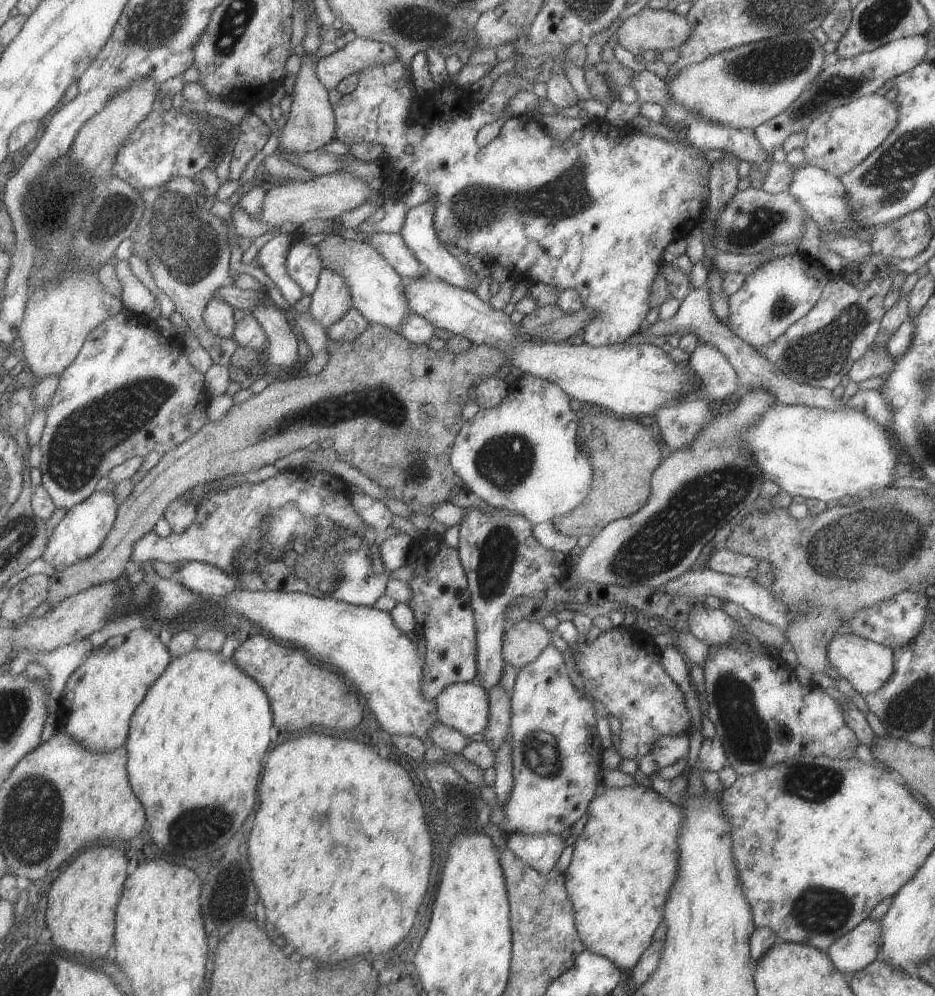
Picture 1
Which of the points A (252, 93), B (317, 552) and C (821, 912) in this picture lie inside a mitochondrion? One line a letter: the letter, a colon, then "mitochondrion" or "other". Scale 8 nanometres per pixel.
A: other
B: mitochondrion
C: mitochondrion

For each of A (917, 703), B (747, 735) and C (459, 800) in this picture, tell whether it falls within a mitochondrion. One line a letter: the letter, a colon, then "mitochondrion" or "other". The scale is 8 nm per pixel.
A: mitochondrion
B: mitochondrion
C: mitochondrion

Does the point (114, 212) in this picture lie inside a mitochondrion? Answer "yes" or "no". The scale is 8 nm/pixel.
yes

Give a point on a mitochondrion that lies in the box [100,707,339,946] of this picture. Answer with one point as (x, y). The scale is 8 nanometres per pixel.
(202, 826)

